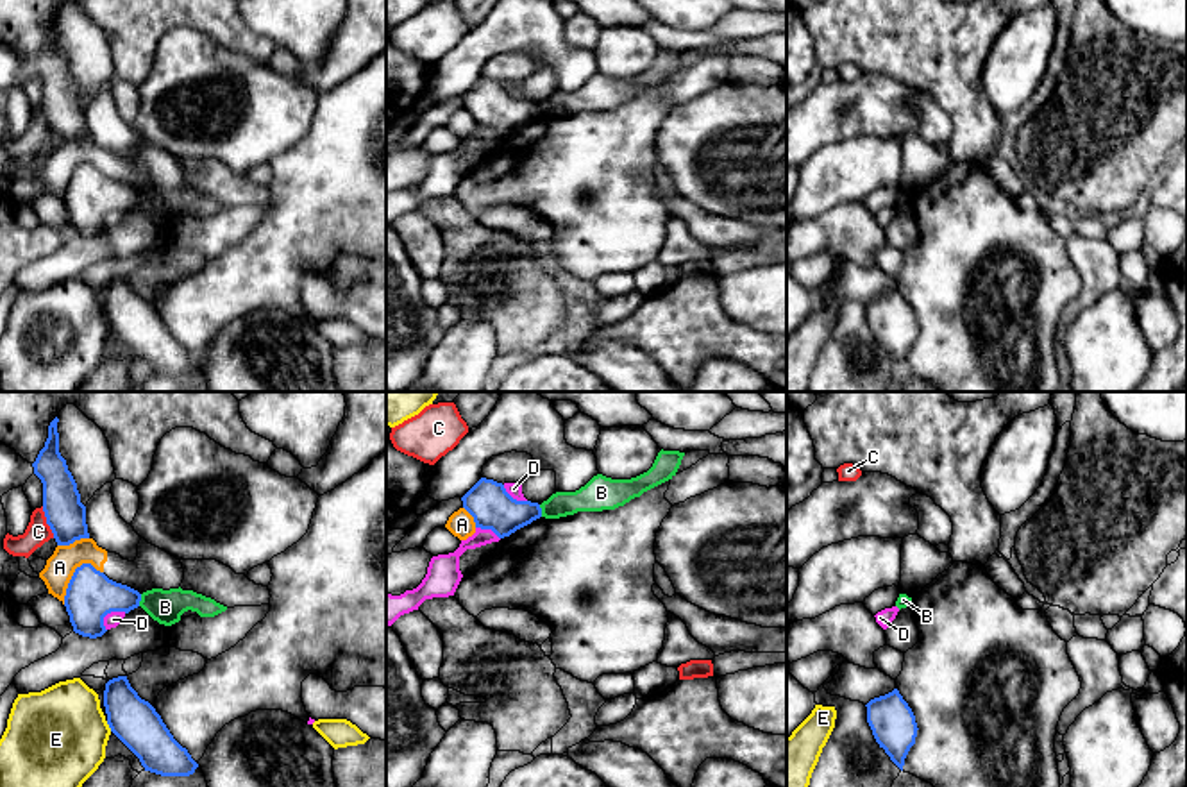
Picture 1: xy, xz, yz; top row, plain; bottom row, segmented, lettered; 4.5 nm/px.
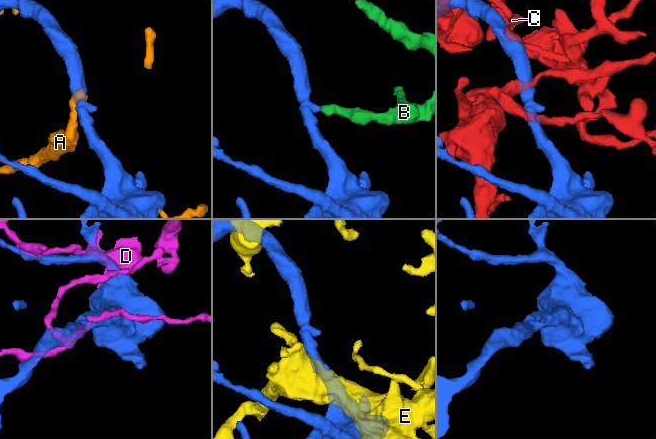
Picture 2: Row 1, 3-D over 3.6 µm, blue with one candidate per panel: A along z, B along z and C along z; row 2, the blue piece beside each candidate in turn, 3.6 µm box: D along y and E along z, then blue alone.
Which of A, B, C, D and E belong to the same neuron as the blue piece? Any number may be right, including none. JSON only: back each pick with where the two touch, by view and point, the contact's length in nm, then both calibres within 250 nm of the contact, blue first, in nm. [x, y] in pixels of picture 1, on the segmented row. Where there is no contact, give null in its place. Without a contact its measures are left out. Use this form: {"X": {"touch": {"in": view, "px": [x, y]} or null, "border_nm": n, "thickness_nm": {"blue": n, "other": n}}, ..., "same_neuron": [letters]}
{"same_neuron": []}

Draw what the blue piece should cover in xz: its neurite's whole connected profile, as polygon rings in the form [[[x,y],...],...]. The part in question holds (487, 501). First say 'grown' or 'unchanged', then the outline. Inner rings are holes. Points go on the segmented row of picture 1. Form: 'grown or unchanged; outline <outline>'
unchanged; outline [[[481,478],[463,497],[463,508],[474,517],[476,528],[492,529],[499,538],[509,537],[517,529],[542,517],[538,503],[513,499],[502,483]]]

